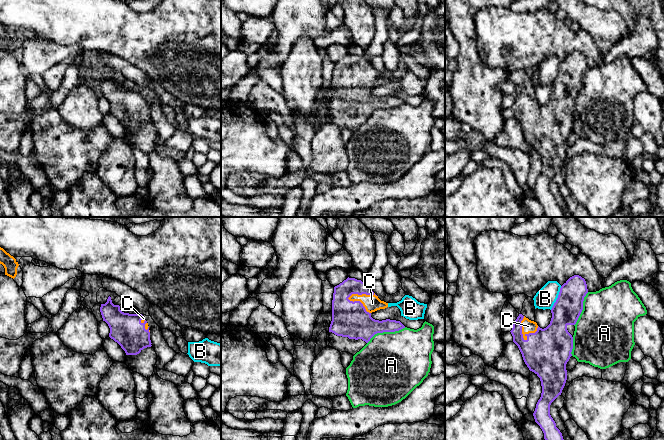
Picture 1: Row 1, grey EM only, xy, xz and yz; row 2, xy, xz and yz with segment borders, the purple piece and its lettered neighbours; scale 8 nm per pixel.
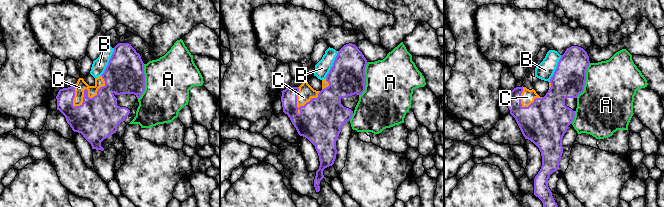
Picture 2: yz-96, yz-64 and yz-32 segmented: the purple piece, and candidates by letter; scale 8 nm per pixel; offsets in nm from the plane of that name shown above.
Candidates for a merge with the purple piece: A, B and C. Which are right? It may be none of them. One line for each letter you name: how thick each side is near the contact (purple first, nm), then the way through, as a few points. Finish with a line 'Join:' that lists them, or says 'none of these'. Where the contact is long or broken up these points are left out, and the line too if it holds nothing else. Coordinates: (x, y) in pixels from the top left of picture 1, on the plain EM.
C: Thickness 300 nm (purple) against 140 nm
Join: C

